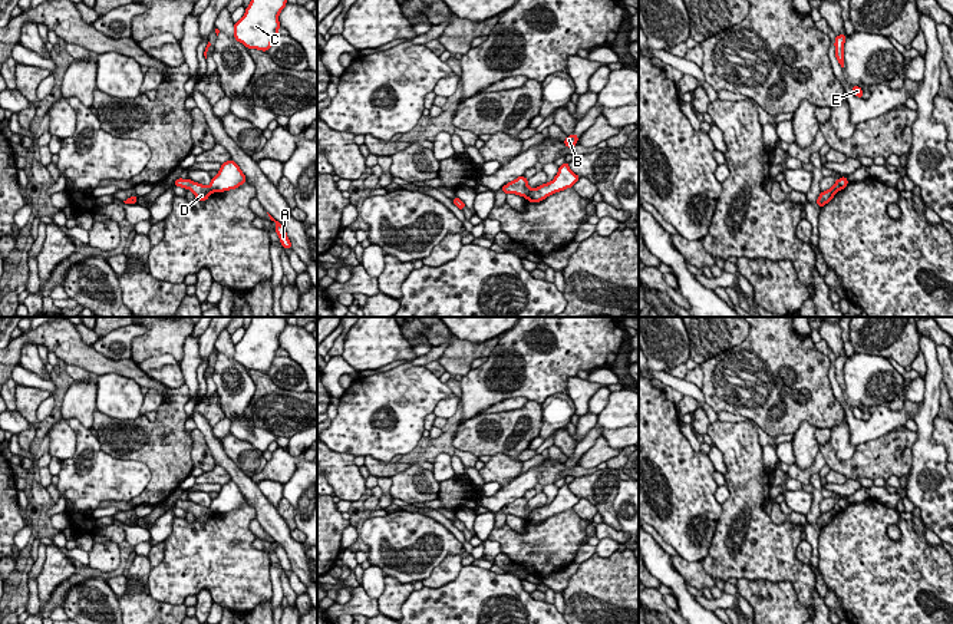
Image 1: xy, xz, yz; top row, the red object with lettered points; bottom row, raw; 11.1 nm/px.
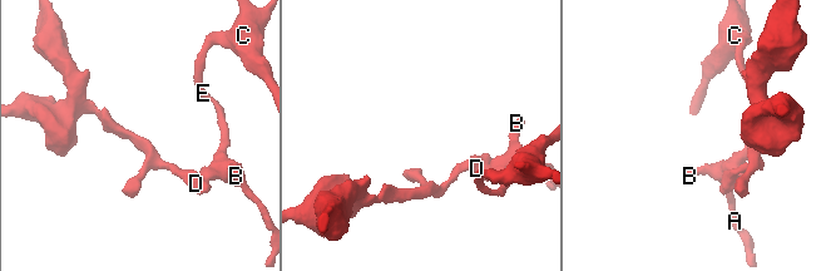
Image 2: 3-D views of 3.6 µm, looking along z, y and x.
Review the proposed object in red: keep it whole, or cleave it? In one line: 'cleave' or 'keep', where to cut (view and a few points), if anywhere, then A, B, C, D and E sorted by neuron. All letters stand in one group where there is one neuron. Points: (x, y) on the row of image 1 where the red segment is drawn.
cleave; cut xz (531, 190), (526, 197); groups A B C E / D

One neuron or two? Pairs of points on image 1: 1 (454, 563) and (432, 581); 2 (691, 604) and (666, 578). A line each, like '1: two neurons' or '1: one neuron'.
1: one neuron
2: one neuron

